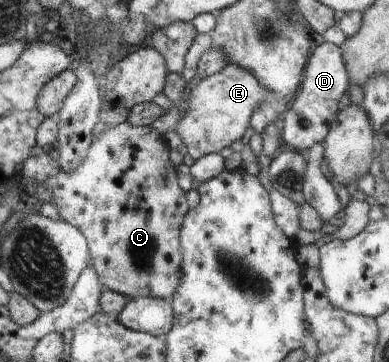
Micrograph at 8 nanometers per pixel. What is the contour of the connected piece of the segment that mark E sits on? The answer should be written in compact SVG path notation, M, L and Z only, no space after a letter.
M229 62L221 71L203 78L195 87L188 89L187 108L174 130L193 159L219 154L221 149L229 147L237 139L246 139L244 133L250 125L252 113L267 94L266 88L259 85L250 71Z

